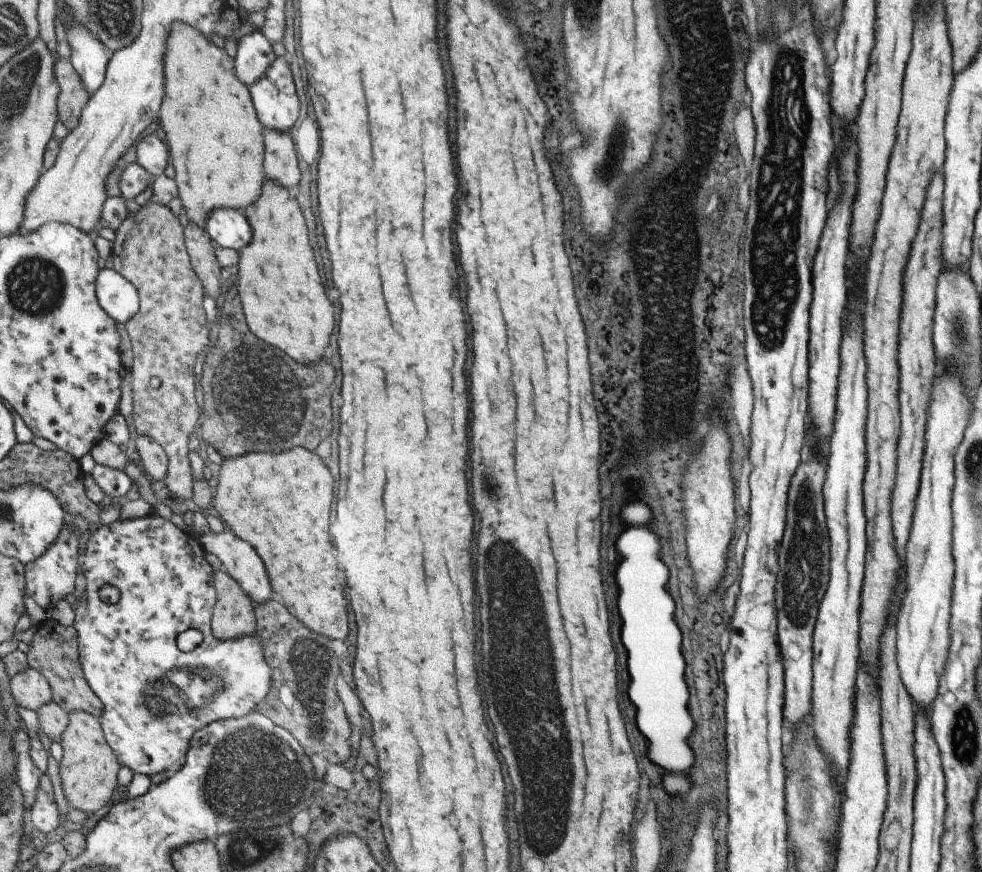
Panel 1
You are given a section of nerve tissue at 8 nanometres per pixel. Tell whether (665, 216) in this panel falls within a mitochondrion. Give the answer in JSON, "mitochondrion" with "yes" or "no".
{"mitochondrion":"yes"}

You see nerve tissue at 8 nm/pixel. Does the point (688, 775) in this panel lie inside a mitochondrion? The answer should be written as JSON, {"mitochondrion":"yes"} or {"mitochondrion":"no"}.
{"mitochondrion":"no"}

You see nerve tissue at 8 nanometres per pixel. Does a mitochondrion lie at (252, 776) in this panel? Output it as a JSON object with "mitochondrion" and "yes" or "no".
{"mitochondrion":"yes"}

